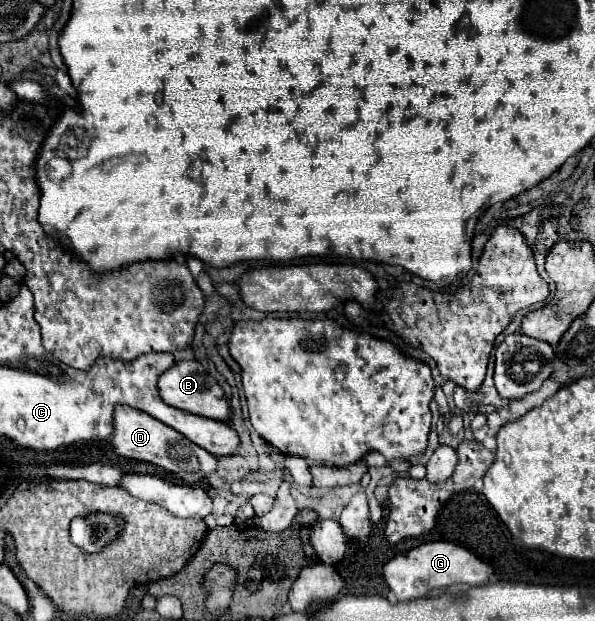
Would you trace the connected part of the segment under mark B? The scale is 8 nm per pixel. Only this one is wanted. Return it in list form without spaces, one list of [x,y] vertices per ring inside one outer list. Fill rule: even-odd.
[[[198,360],[176,362],[168,372],[164,372],[160,376],[158,388],[160,388],[162,400],[166,400],[166,404],[170,404],[174,408],[180,408],[190,414],[206,416],[212,420],[220,420],[220,422],[228,422],[232,418],[232,406],[230,406],[230,400],[226,398],[222,386],[202,368],[202,364]]]

